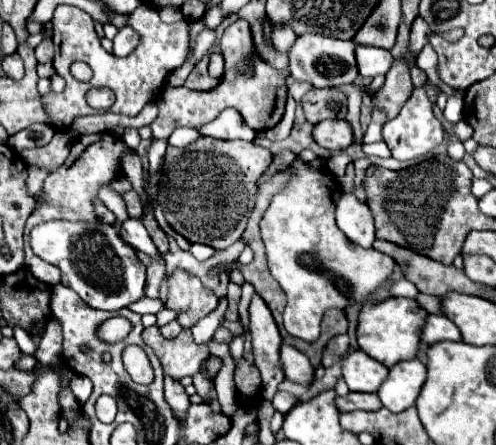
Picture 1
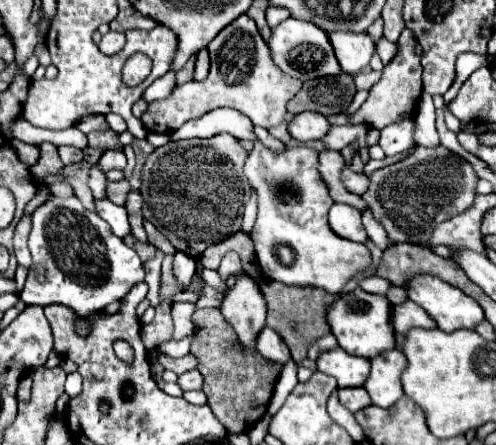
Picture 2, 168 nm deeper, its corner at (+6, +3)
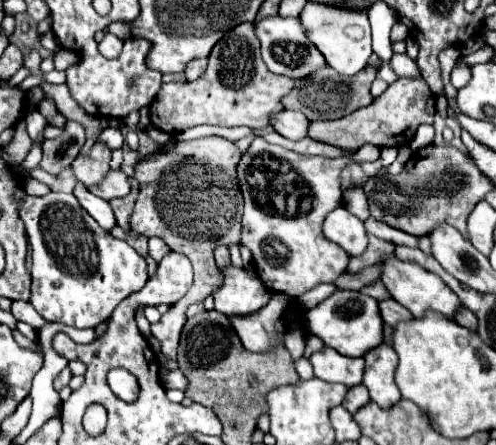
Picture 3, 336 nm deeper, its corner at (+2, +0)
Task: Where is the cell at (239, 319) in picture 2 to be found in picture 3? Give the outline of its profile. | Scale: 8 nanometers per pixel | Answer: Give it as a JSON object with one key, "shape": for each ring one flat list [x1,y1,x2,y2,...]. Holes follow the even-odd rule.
{"shape":[[228,267,222,271,224,285,214,293,216,311,226,317,232,315,252,315,268,305,272,293,264,287,262,279,254,271]]}

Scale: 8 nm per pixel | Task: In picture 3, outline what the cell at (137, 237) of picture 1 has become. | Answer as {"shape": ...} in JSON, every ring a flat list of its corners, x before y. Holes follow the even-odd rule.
{"shape":[[78,181,76,187,74,187,74,195,76,195,76,199,80,201,80,205,82,205,106,231,110,231,112,227,116,227,116,215,114,215,114,211,112,211,112,207,110,207,108,201,98,199,98,197,96,197,94,193,90,193,80,181]]}

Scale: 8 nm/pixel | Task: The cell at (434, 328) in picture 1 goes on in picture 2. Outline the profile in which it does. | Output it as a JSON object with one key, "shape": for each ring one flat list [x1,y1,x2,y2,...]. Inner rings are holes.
{"shape":[[410,300,392,306,392,326,400,334,406,334,410,328,436,328,434,320]]}

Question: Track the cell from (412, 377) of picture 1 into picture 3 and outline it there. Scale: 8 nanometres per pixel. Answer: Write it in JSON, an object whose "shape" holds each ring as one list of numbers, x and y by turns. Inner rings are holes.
{"shape":[[380,345,372,349,366,359,366,373,364,373,364,385,370,391,370,397,374,403,378,403,382,409,390,409,400,401,398,385,394,383,394,371,398,367,398,355,390,345]]}

